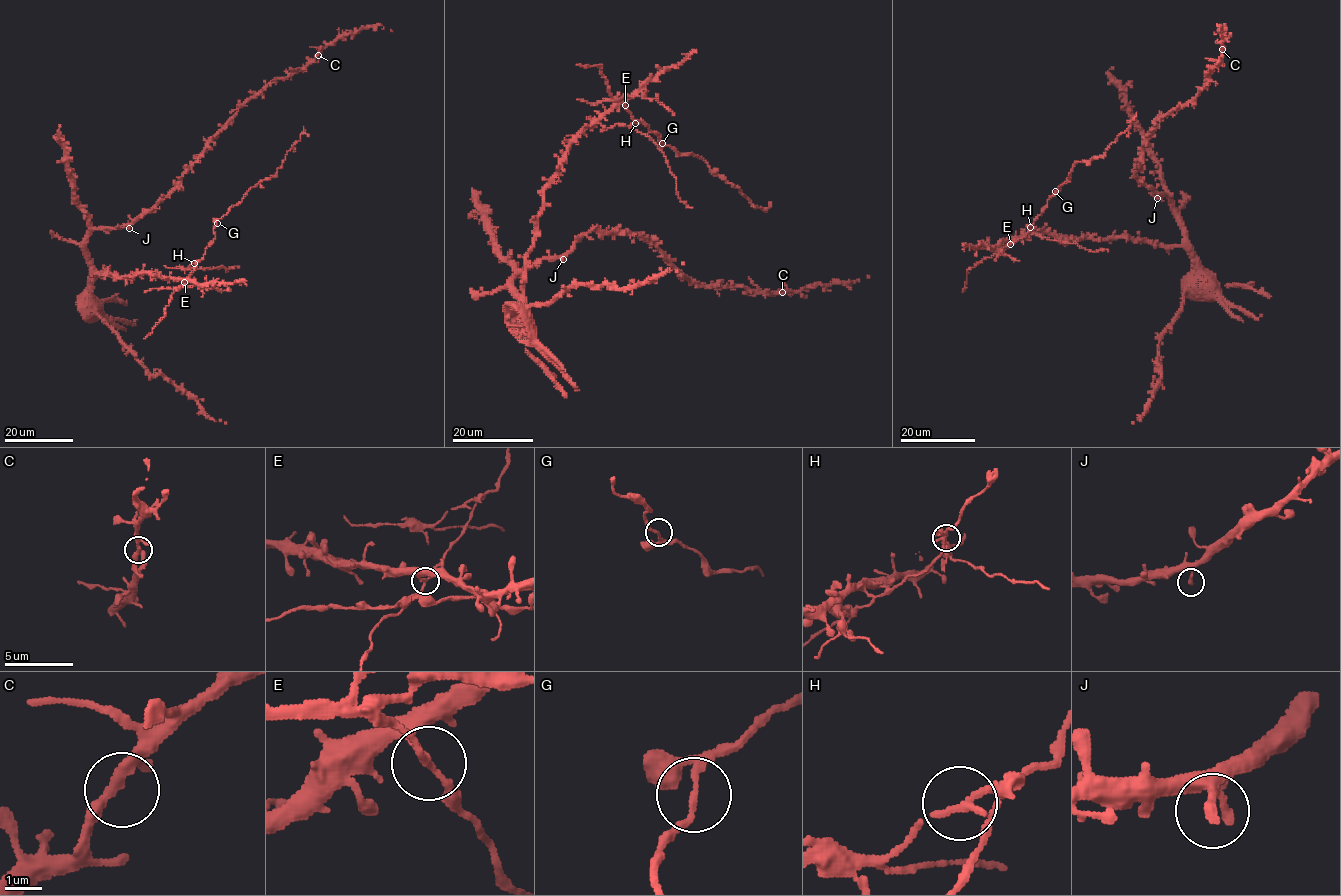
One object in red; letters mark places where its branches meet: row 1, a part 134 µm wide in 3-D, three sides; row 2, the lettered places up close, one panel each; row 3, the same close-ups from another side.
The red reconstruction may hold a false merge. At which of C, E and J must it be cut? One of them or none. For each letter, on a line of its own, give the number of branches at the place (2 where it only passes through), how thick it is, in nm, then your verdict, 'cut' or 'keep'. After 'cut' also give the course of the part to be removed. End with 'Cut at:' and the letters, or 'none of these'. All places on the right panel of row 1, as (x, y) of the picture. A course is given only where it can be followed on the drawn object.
C: 3 | 240 nm | keep
E: 3 | 170 nm | cut | (1010, 243), (1025, 235), (1048, 200), (1069, 179), (1073, 165), (1102, 157), (1133, 119), (1128, 122)
J: 2 | 200 nm | keep
Cut at: E

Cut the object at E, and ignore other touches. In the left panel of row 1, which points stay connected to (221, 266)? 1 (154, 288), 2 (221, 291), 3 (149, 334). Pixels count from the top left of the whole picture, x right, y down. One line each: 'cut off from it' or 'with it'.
1: with it
2: with it
3: with it

